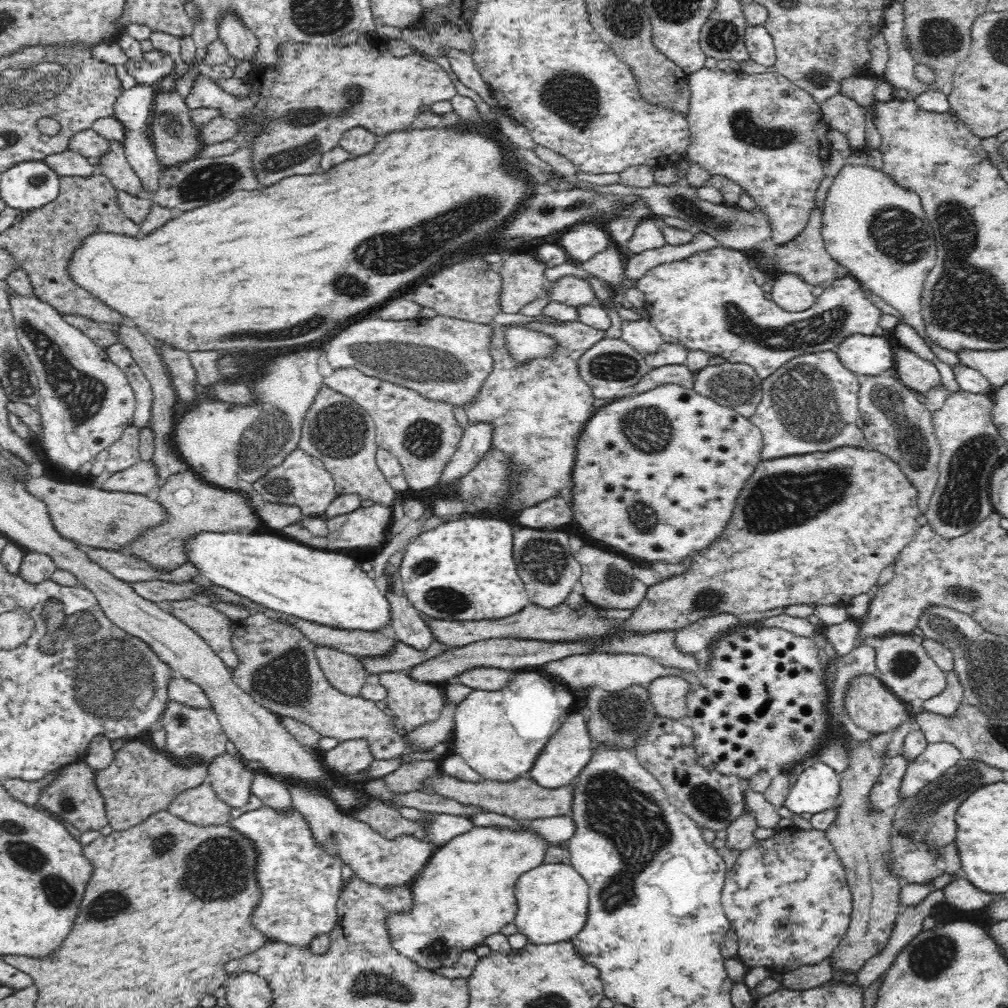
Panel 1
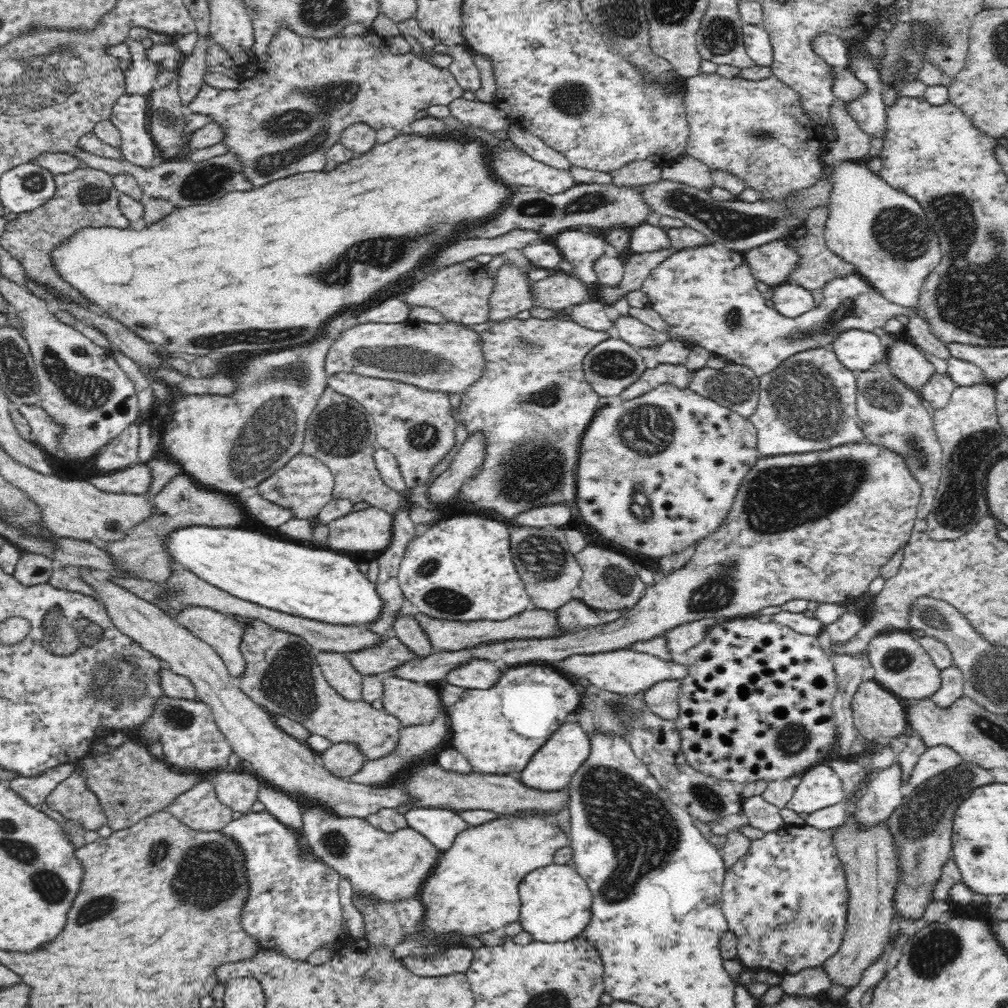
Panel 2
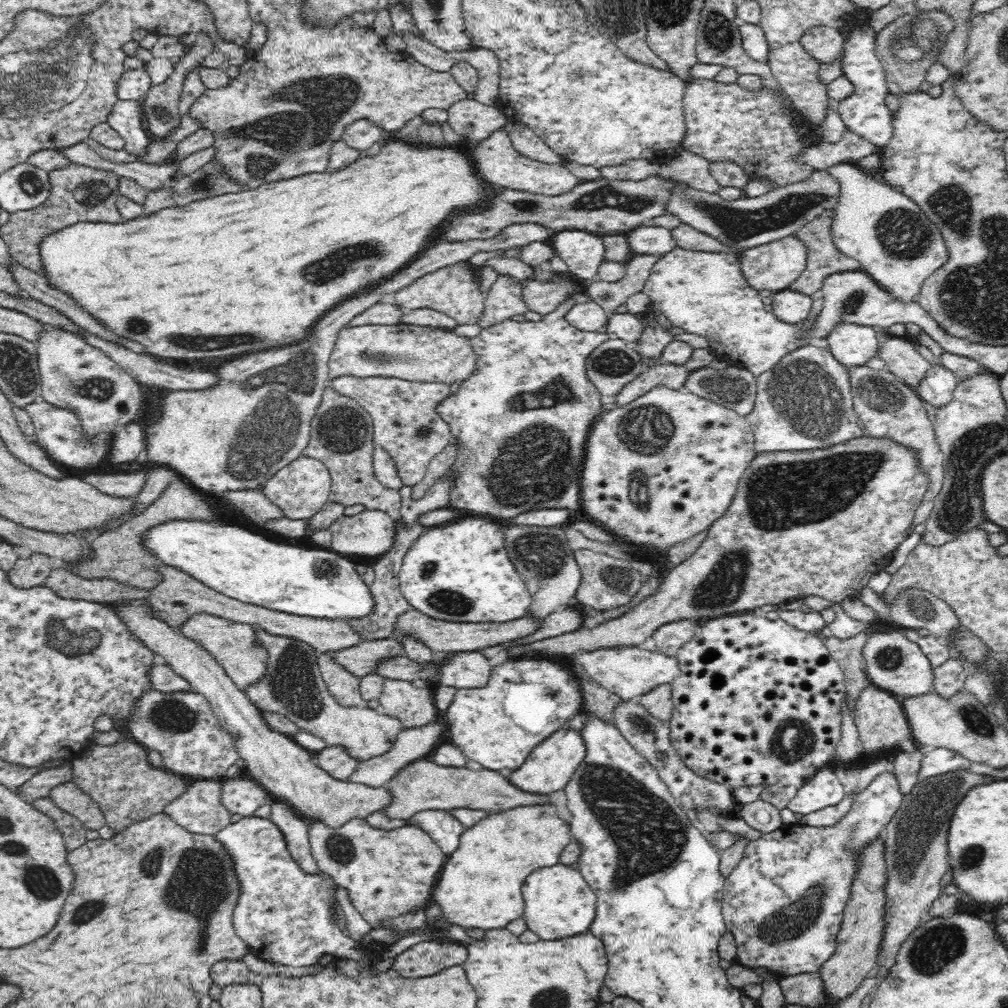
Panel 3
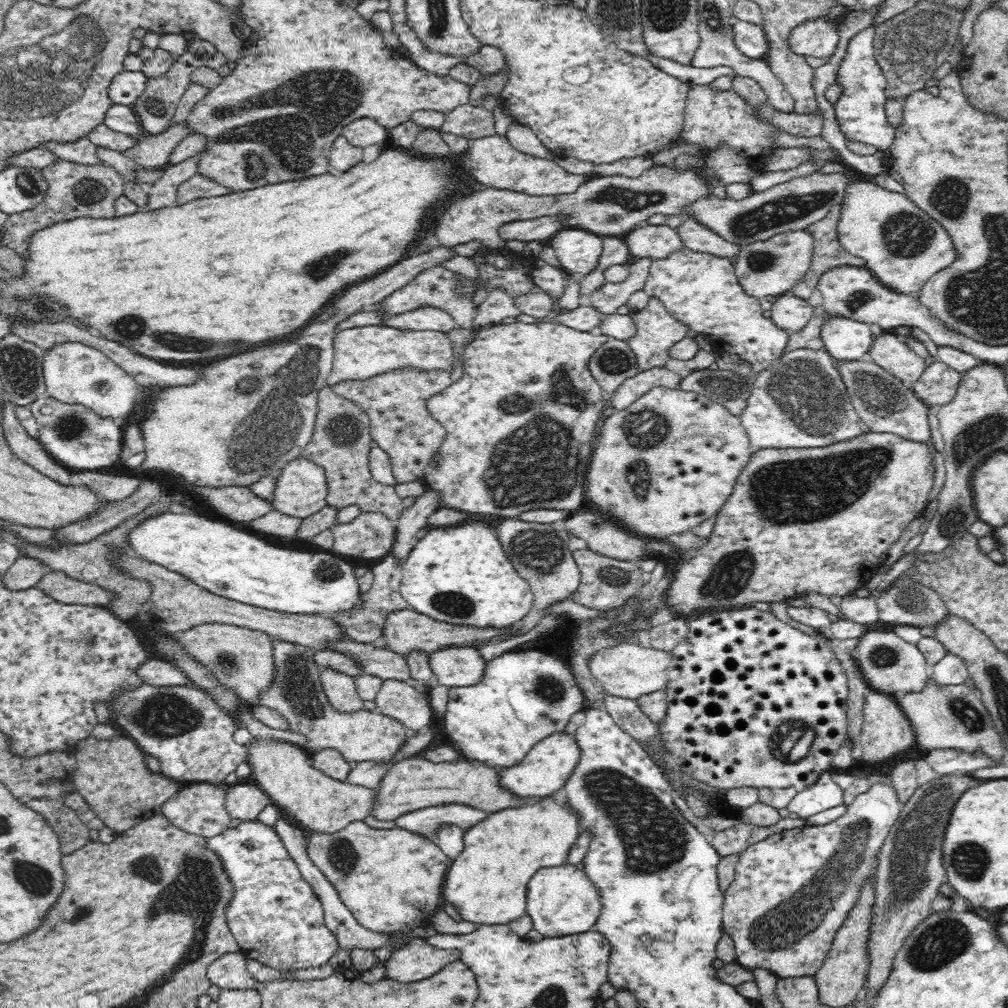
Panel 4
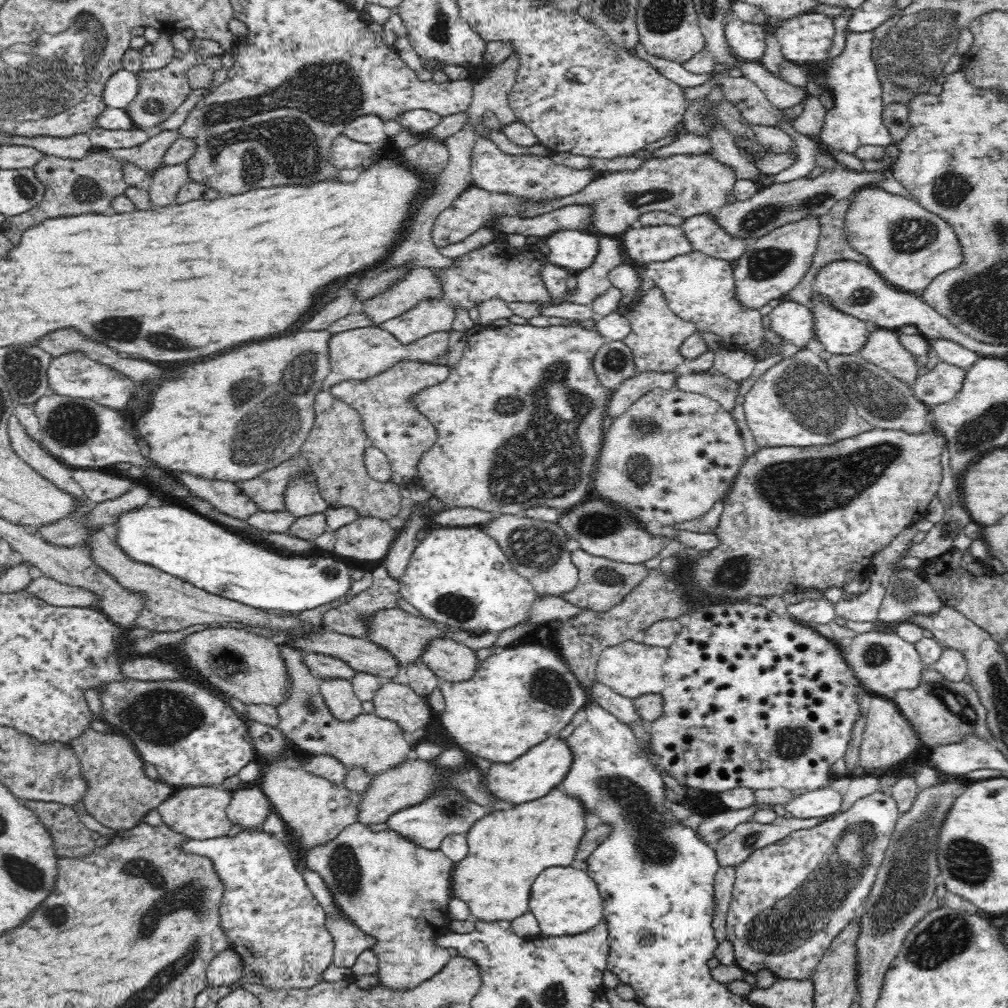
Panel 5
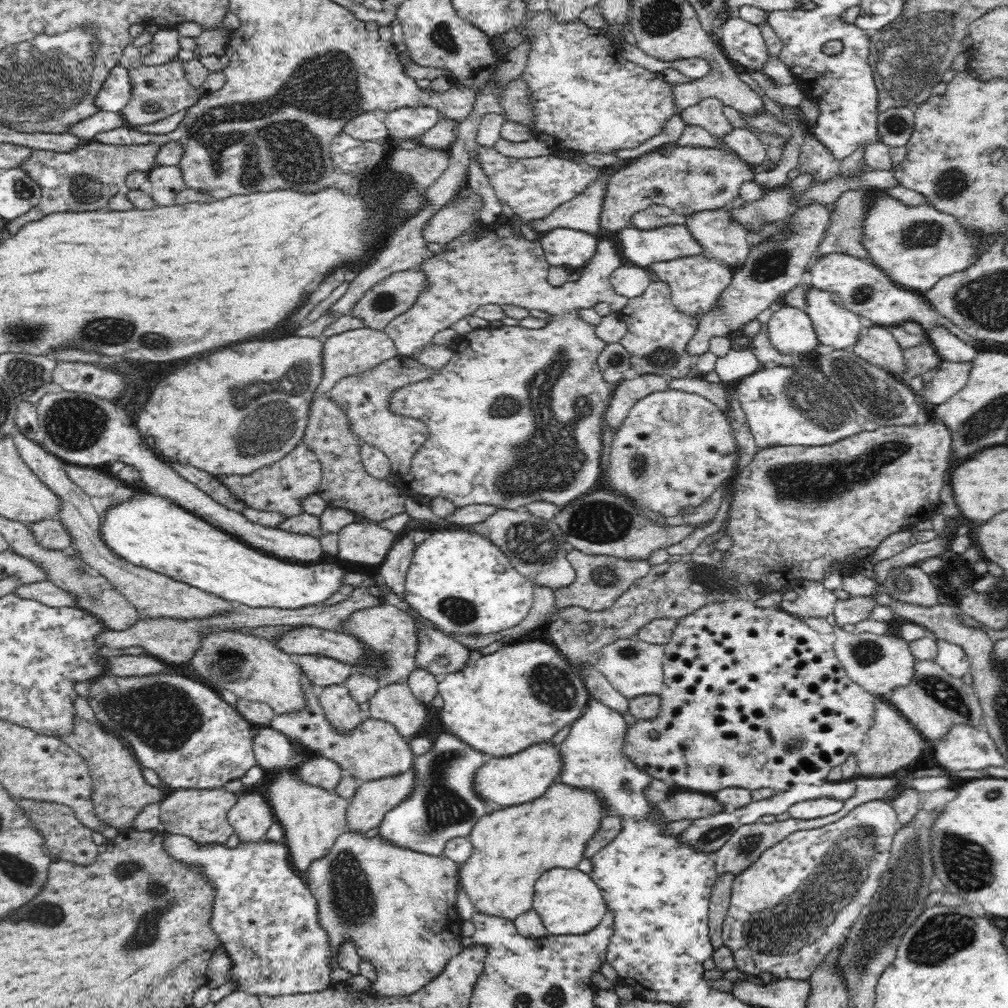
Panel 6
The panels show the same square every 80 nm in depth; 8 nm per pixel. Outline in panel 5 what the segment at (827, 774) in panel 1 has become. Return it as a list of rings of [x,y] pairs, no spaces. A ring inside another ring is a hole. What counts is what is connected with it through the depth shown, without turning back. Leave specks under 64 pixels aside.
[[[827,786],[808,791],[806,794],[789,801],[786,804],[786,810],[796,818],[820,818],[820,816],[837,813],[842,804],[842,794]]]

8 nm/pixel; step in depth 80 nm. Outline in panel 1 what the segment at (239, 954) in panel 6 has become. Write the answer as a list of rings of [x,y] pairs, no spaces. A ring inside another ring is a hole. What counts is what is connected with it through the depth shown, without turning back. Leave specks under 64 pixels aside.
[[[272,807],[244,812],[238,818],[232,819],[228,826],[250,839],[256,851],[256,866],[254,877],[260,887],[261,898],[256,907],[252,907],[250,923],[260,931],[267,941],[278,941],[294,947],[308,947],[313,939],[321,934],[330,934],[339,919],[337,914],[340,900],[340,883],[342,861],[336,855],[324,853],[320,845],[314,843],[308,824],[302,815],[294,810],[291,813],[278,813]]]

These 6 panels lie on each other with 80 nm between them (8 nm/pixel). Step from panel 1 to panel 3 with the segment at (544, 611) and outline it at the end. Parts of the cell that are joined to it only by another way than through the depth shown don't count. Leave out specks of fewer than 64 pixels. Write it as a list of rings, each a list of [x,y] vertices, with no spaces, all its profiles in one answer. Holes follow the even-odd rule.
[[[411,608],[396,618],[391,636],[400,645],[403,644],[404,639],[416,639],[430,648],[435,655],[439,655],[448,652],[480,651],[487,646],[512,642],[516,638],[524,638],[532,634],[538,626],[540,626],[540,621],[534,621],[530,614],[505,623],[457,623],[438,620]]]

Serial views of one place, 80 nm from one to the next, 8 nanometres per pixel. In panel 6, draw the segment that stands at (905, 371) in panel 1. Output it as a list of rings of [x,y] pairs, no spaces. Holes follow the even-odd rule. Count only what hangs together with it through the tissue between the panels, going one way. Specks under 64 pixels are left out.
[[[873,325],[861,331],[851,349],[860,359],[893,375],[906,370],[901,347],[884,326]]]

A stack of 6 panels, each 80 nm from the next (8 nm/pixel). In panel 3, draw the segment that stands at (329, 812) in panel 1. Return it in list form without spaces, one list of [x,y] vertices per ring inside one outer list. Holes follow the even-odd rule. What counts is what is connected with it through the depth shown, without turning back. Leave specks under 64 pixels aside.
[[[365,819],[350,820],[340,828],[309,823],[308,837],[320,872],[332,877],[335,888],[348,891],[350,903],[372,929],[420,907],[430,907],[432,890],[448,857],[434,839],[415,826],[378,829]]]

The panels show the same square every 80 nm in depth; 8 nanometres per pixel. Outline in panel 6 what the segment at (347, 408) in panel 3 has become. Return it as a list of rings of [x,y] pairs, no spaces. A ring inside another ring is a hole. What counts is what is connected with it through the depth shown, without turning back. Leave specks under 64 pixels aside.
[[[328,395],[314,396],[310,406],[309,422],[303,440],[316,453],[323,466],[319,495],[328,507],[348,509],[355,515],[380,521],[405,512],[407,496],[392,482],[370,476],[362,466],[360,444],[364,442],[349,428],[346,414]]]

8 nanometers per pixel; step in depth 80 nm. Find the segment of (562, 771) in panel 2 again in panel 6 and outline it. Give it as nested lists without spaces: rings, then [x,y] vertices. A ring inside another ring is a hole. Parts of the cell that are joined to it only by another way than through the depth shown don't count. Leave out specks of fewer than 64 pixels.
[[[551,742],[535,744],[508,756],[496,756],[488,760],[475,775],[473,786],[476,794],[485,802],[511,807],[525,804],[543,796],[555,784],[562,769],[562,757],[557,745]]]

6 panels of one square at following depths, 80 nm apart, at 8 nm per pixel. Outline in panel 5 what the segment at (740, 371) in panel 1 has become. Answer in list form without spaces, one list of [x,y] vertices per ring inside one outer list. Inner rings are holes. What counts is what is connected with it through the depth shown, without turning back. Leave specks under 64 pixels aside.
[[[686,370],[677,375],[674,388],[707,396],[730,412],[736,404],[740,384],[741,381],[730,380],[722,373],[712,375],[708,371],[696,373]]]

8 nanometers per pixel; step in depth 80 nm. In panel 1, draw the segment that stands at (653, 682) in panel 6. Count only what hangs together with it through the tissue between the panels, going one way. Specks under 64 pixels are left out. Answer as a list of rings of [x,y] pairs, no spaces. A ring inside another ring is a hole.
[[[594,652],[567,656],[566,658],[549,662],[540,669],[565,684],[572,691],[577,688],[600,687],[607,691],[616,692],[634,685],[647,687],[653,680],[665,676],[680,677],[686,679],[692,685],[700,684],[700,680],[694,672],[664,666],[649,656],[628,654],[627,652]]]

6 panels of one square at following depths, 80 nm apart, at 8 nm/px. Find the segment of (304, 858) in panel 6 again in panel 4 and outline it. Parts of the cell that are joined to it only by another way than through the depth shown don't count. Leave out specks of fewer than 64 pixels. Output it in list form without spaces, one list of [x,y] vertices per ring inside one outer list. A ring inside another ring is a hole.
[[[254,739],[247,745],[248,760],[252,766],[253,773],[251,779],[254,779],[256,786],[269,796],[271,801],[280,810],[283,816],[286,816],[294,825],[299,826],[305,831],[307,837],[312,834],[336,834],[348,827],[355,821],[364,821],[370,814],[370,810],[377,794],[376,789],[361,788],[353,784],[334,781],[325,776],[312,766],[310,753],[302,749],[298,744],[284,741],[262,741]]]

